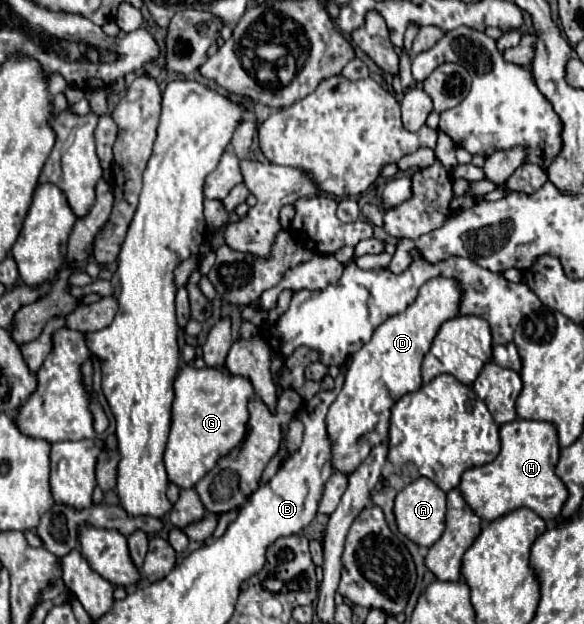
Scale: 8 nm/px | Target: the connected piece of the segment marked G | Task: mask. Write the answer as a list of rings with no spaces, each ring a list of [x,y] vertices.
[[[207,366],[181,368],[173,388],[175,400],[171,412],[171,434],[163,460],[169,480],[185,490],[193,488],[221,456],[227,456],[233,448],[237,448],[237,444],[241,444],[249,422],[249,400],[255,400],[257,394],[249,378]]]

